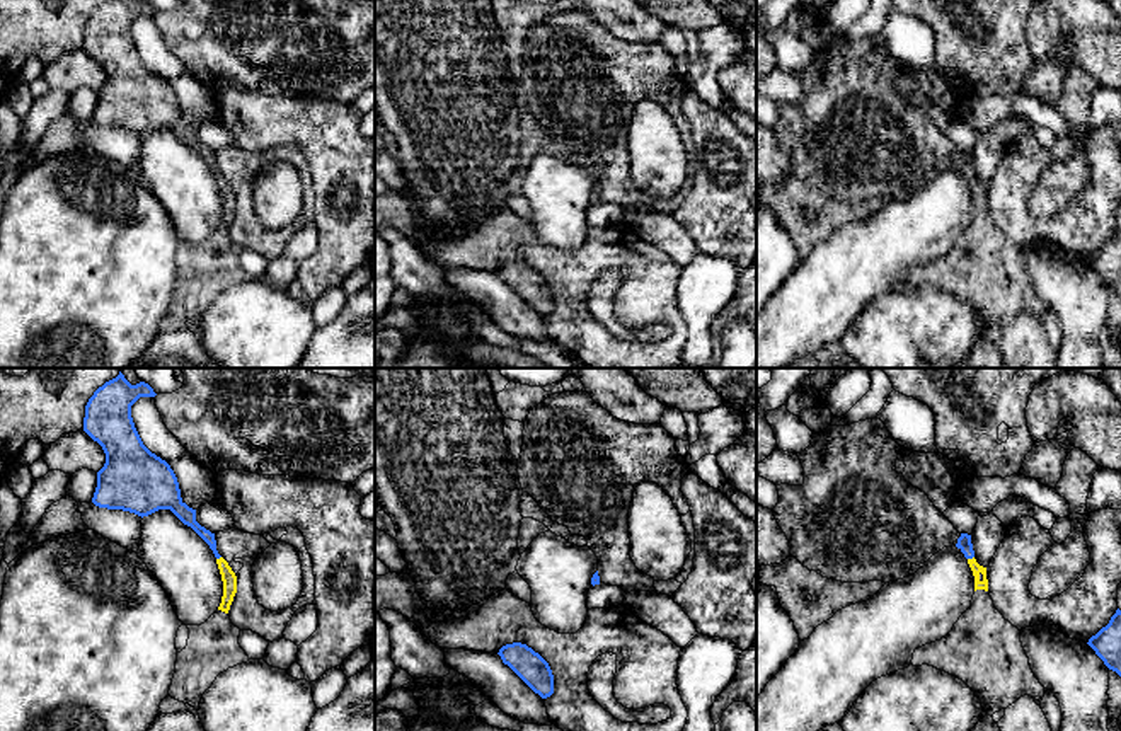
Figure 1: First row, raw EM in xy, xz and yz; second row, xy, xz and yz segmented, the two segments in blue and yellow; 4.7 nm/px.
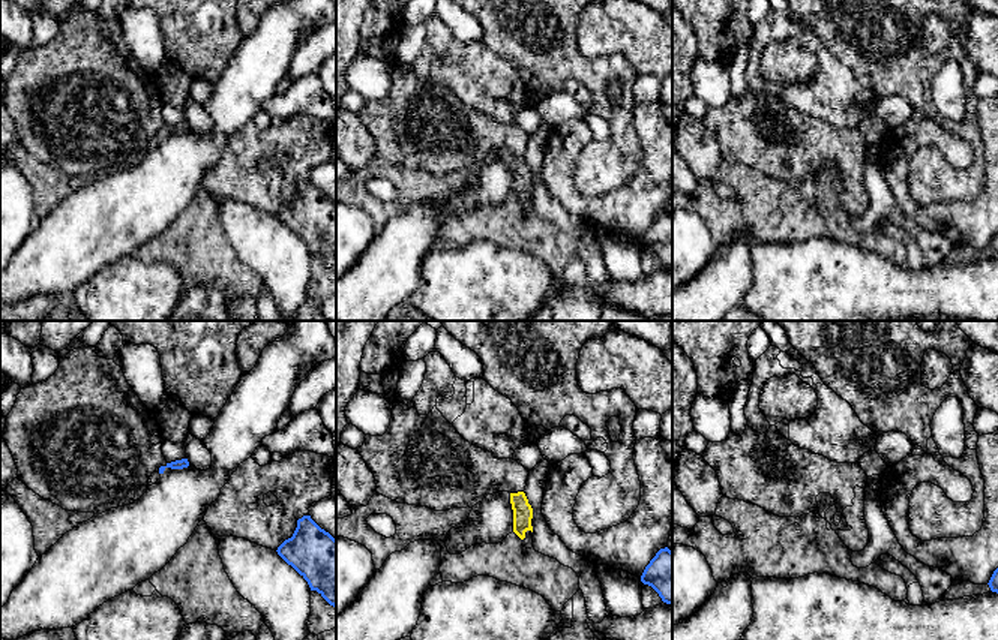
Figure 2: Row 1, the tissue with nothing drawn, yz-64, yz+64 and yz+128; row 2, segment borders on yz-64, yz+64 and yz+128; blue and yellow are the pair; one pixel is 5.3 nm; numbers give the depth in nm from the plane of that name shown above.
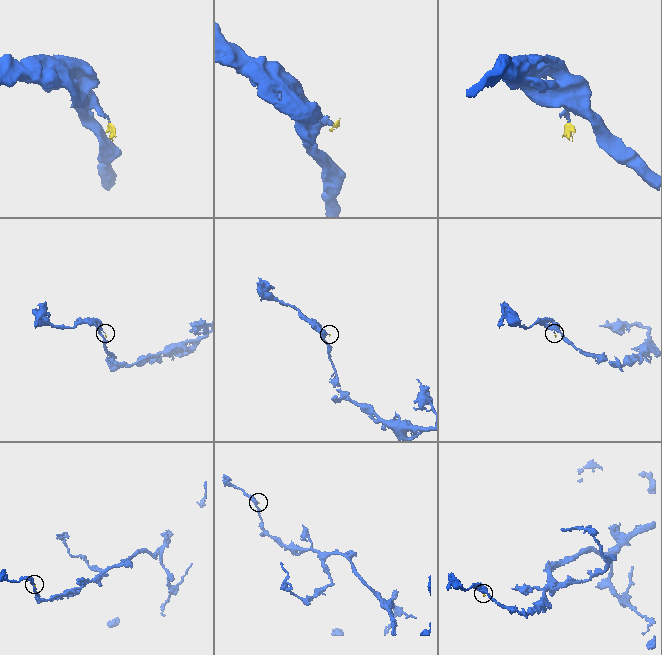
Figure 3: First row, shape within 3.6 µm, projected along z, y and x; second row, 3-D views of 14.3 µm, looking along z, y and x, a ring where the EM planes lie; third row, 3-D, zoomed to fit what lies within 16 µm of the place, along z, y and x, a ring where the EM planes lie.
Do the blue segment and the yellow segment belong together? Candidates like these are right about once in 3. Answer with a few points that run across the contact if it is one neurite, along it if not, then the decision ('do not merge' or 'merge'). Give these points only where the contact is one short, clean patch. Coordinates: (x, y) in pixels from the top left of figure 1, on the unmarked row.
line yz (965, 162), (970, 176), (977, 188), (978, 203); merge

